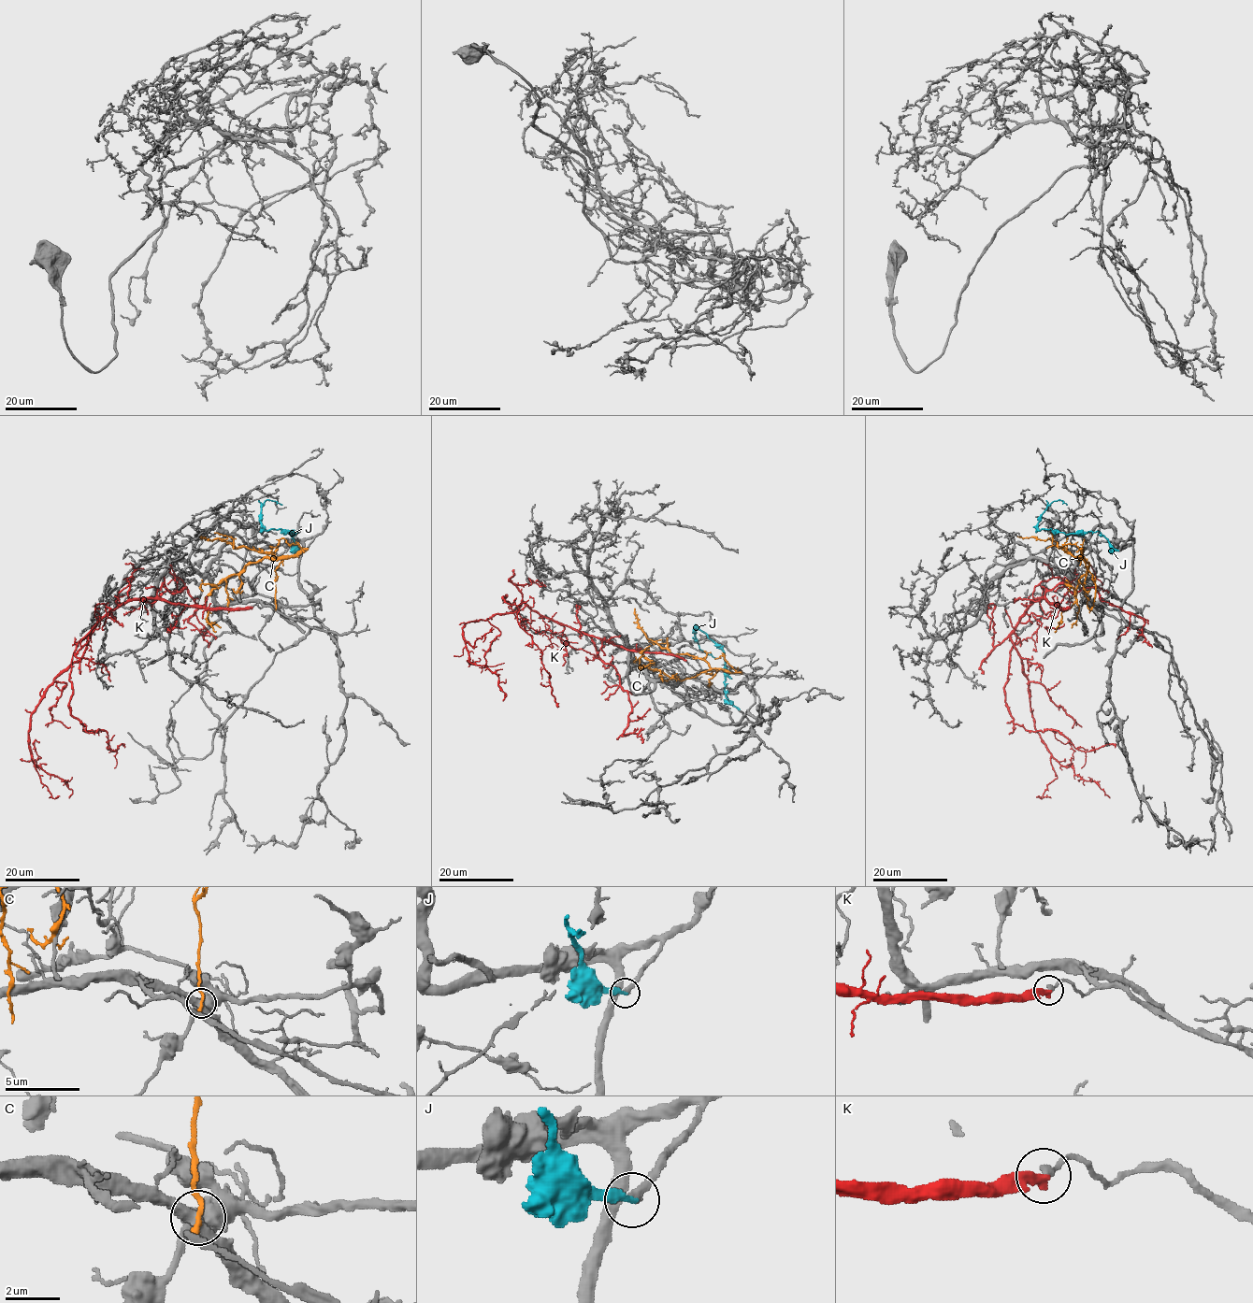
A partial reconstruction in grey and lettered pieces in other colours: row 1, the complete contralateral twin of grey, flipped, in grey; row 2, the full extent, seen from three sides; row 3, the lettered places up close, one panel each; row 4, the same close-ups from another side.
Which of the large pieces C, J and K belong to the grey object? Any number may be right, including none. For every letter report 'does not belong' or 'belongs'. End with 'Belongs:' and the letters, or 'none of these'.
C: does not belong
J: belongs
K: does not belong
Belongs: J

